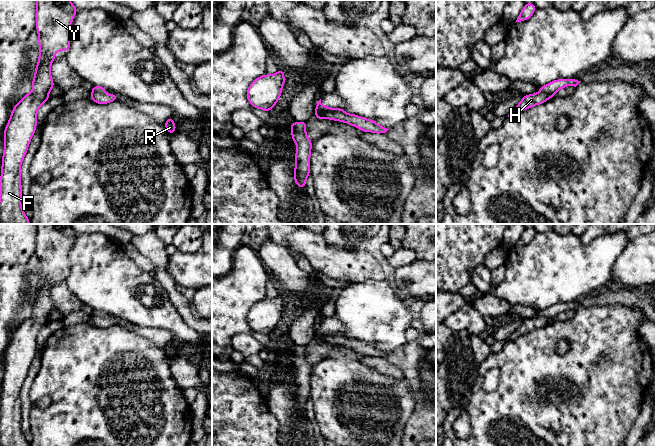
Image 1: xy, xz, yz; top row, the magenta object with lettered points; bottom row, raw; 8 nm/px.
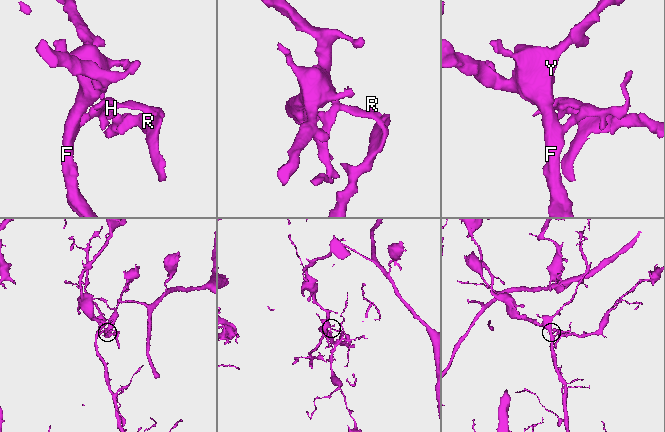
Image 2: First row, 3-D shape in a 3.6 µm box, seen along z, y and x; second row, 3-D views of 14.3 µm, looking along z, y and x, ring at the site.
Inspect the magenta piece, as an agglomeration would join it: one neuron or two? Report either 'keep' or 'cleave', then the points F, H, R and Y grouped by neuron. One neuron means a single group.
cleave | F Y / H R

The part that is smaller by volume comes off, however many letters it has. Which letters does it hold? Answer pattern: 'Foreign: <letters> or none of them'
Foreign: H, R

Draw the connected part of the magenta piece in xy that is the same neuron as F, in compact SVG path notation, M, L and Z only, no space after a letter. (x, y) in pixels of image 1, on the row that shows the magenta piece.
M36 0L36 29L39 41L39 60L32 81L32 92L14 106L4 129L4 152L0 177L0 224L30 224L21 207L22 187L20 167L27 153L29 143L36 131L37 111L48 101L49 92L55 86L51 77L51 64L56 51L68 51L70 39L68 30L78 9L70 0Z

